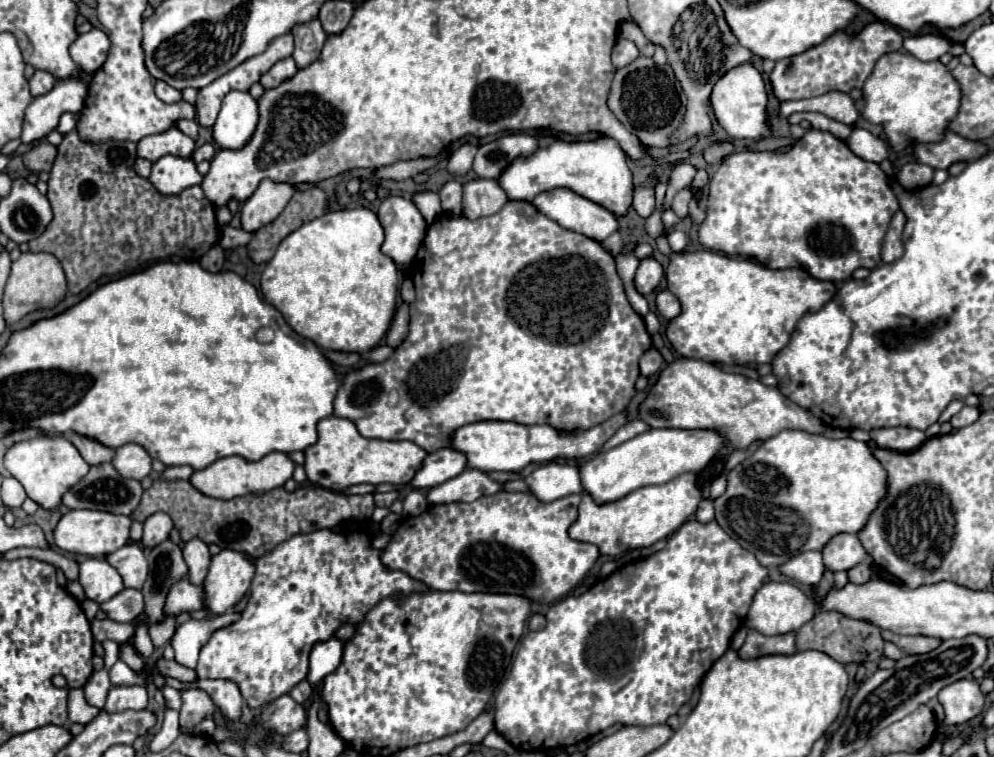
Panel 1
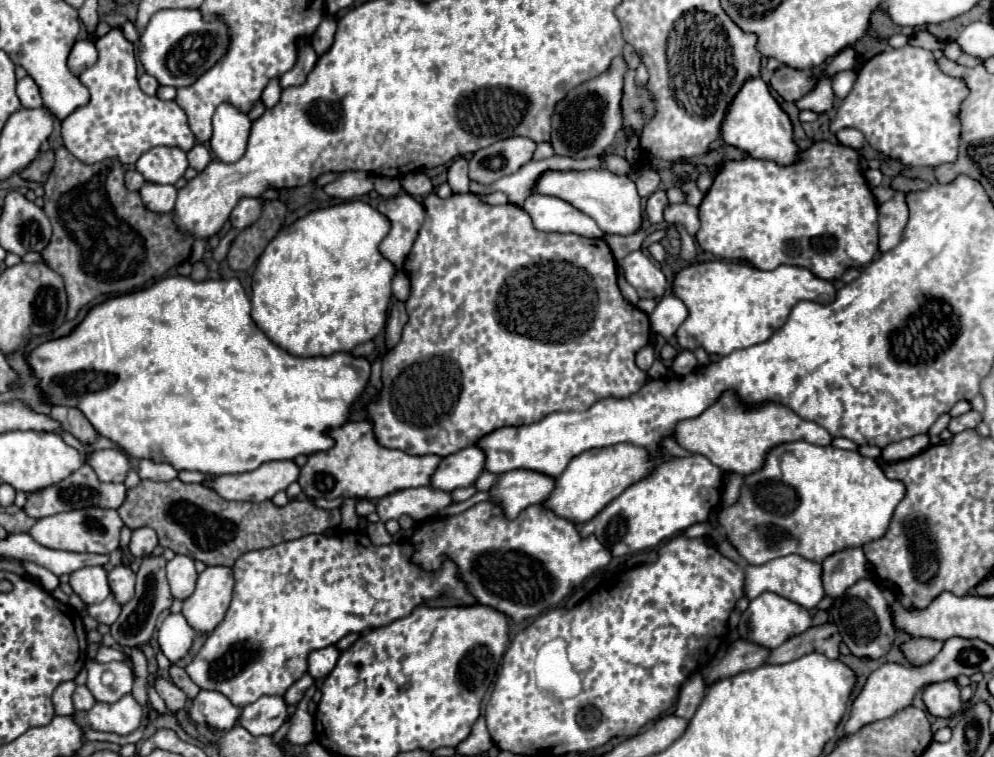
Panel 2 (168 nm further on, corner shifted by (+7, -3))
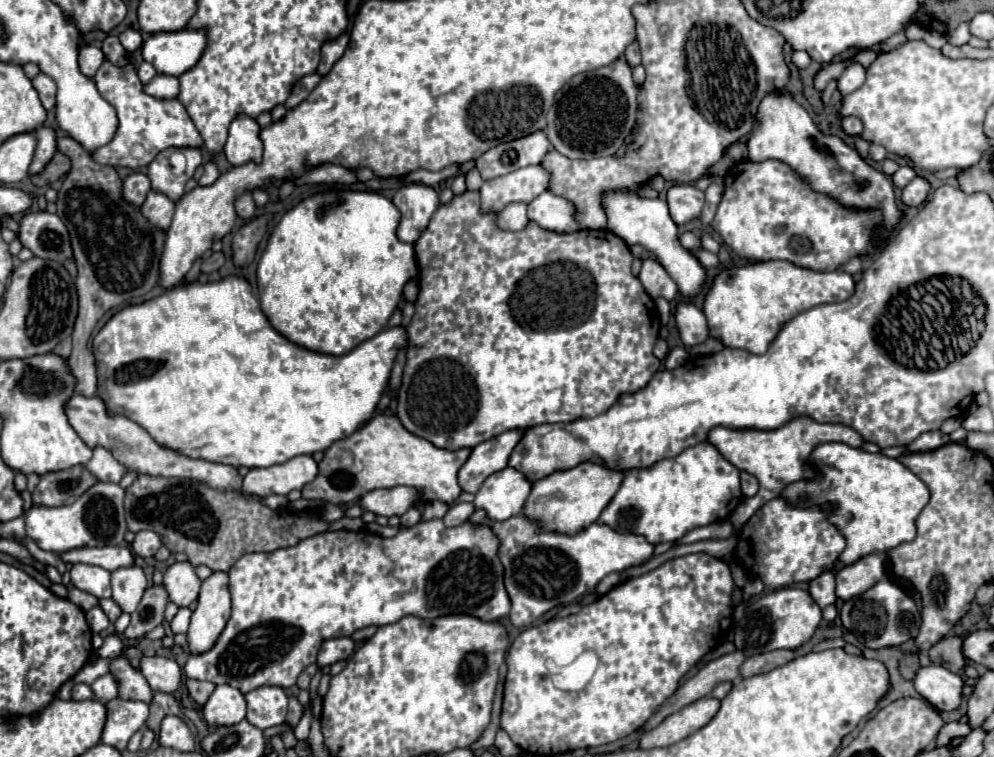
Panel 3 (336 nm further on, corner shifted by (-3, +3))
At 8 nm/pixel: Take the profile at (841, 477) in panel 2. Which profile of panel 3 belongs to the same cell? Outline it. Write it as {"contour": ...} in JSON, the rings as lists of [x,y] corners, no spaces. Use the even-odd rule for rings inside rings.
{"contour":[[[829,442],[815,446],[809,464],[819,472],[819,476],[787,484],[779,498],[789,506],[829,506],[829,522],[847,540],[847,546],[839,556],[841,564],[853,564],[867,554],[885,552],[915,538],[915,518],[929,502],[929,488],[899,460]]]}

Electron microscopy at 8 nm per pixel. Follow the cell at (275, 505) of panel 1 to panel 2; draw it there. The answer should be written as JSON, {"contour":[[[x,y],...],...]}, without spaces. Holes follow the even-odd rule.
{"contour":[[[179,478],[169,482],[141,480],[135,488],[127,490],[127,498],[117,512],[123,524],[131,530],[143,526],[153,528],[157,532],[159,546],[171,548],[175,554],[189,556],[205,566],[229,568],[245,552],[297,540],[307,534],[323,534],[341,522],[339,510],[321,510],[309,500],[291,500],[283,508],[277,508],[271,500],[261,504],[229,502],[209,486],[185,484]]]}

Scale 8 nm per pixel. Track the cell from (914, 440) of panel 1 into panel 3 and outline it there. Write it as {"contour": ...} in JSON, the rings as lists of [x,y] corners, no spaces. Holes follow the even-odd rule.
{"contour":[[[935,430],[935,432],[925,432],[925,434],[921,434],[919,438],[915,438],[915,440],[907,446],[907,450],[909,450],[909,452],[935,450],[935,448],[947,444],[947,442],[949,442],[947,434],[943,434],[943,432],[939,432],[939,430]]]}

